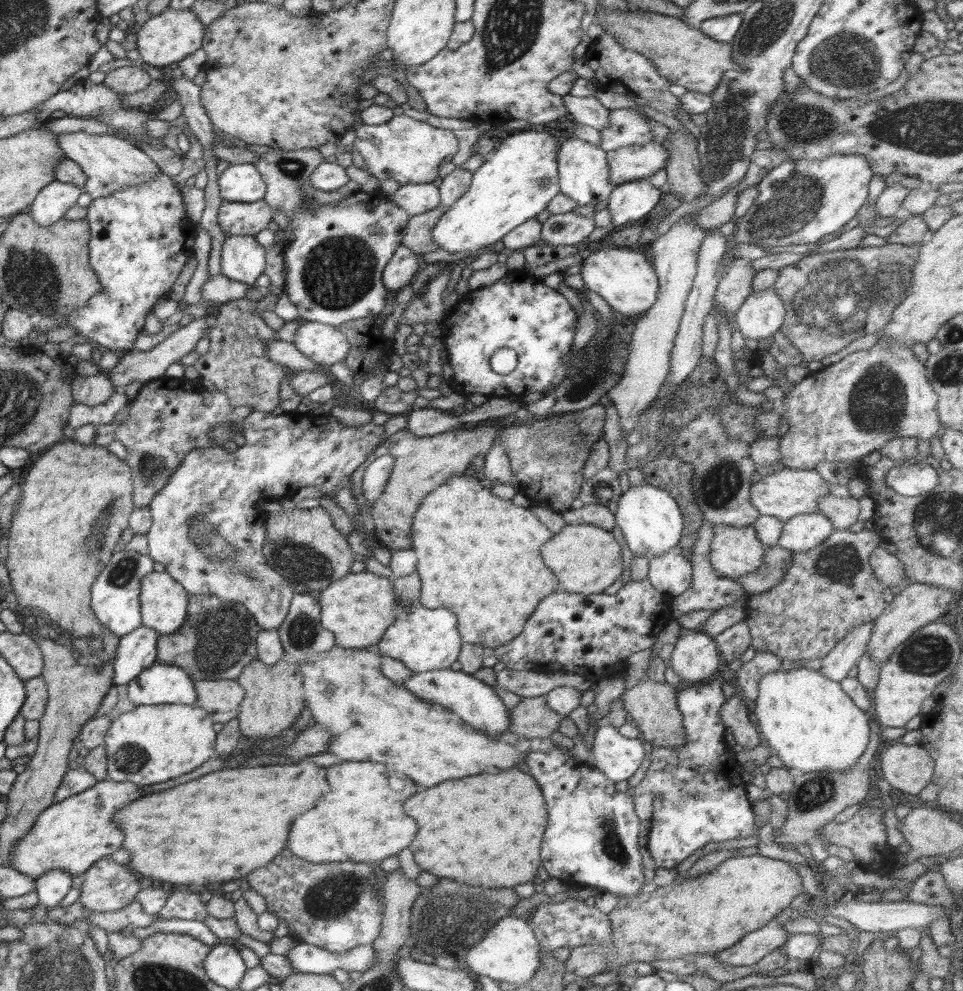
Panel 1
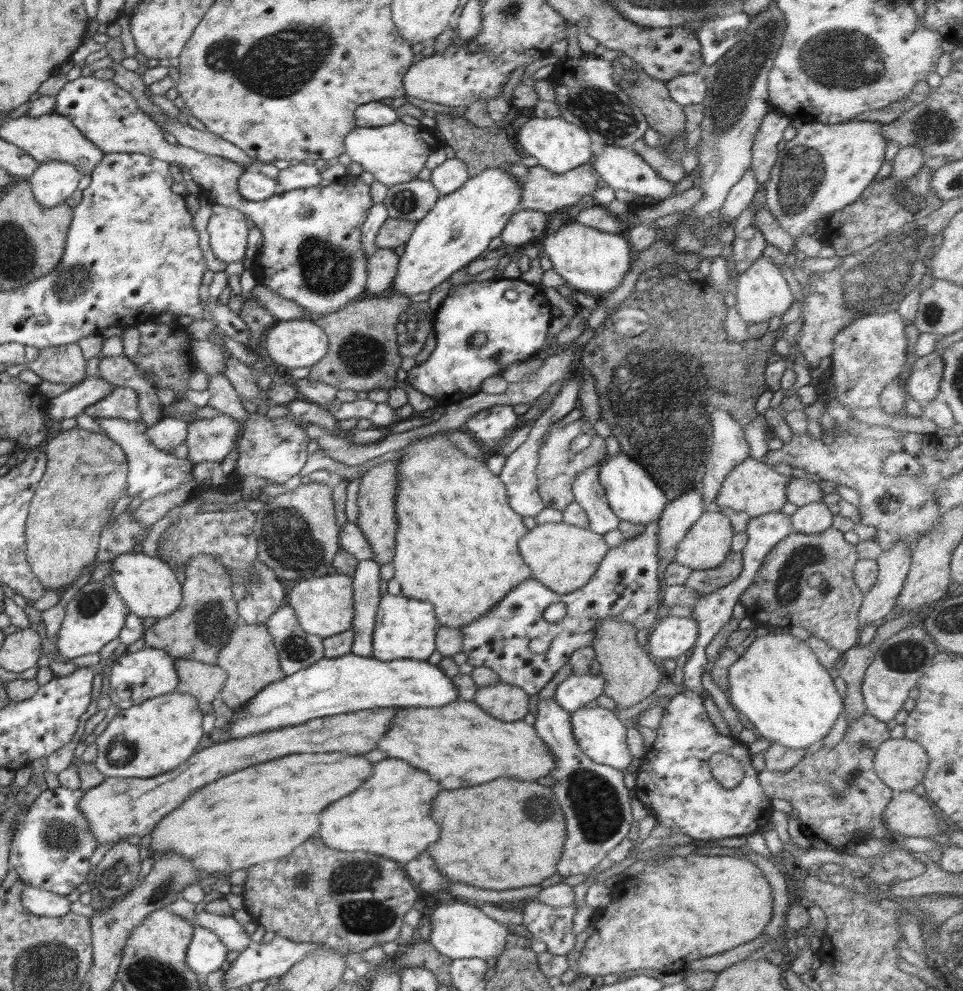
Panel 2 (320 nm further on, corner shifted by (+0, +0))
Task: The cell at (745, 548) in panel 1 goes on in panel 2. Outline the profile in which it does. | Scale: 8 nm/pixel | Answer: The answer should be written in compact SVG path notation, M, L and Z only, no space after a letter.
M719 510L704 511L678 544L674 561L692 571L720 567L732 552L734 534L730 520Z

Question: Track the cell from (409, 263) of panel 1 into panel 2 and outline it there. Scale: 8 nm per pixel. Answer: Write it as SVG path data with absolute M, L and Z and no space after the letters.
M377 248L367 260L368 278L366 279L366 290L370 294L381 293L390 288L394 280L395 272L398 270L400 257L391 248Z

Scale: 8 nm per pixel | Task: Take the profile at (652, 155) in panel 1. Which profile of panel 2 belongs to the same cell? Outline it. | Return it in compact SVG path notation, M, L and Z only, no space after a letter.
M593 158L586 164L577 166L569 172L554 173L543 166L536 165L526 167L518 163L505 163L504 171L512 173L518 181L522 181L522 194L520 199L520 209L530 209L543 213L554 214L556 211L565 210L577 204L582 197L590 196L595 192L600 175L592 166Z

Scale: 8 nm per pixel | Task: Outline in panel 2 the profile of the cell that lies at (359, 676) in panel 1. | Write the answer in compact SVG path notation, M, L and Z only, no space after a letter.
M455 700L441 707L399 707L389 728L390 732L378 741L378 748L390 758L406 760L414 768L430 772L446 790L484 784L500 776L532 782L548 776L555 763L549 746L536 734L534 726L524 720L498 720L472 701Z

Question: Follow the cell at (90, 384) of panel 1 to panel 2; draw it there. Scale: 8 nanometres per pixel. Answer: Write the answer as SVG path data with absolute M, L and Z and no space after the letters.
M74 343L41 348L36 360L25 363L43 380L74 386L85 377L86 361L81 348Z

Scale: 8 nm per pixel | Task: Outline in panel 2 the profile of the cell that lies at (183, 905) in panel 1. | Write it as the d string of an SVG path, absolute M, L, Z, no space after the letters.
M202 911L197 914L197 924L215 932L230 952L242 952L251 943L244 927L233 916L227 917Z

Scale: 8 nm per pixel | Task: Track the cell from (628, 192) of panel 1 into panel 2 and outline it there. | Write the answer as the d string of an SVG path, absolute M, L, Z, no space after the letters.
M618 145L604 147L599 153L594 154L591 163L596 173L614 191L624 190L639 196L650 196L654 202L661 201L674 193L675 184L662 180L651 166L630 148Z

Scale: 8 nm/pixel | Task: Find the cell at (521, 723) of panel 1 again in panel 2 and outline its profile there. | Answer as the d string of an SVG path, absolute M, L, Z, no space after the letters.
M498 681L496 684L479 686L473 696L476 703L490 716L503 721L517 721L529 713L530 694L514 685Z

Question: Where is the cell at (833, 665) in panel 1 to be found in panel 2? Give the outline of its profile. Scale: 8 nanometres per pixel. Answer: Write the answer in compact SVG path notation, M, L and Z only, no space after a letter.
M904 539L894 542L894 548L884 552L878 562L878 580L874 587L863 596L858 620L861 626L883 621L894 610L896 599L904 587L912 550L906 546Z

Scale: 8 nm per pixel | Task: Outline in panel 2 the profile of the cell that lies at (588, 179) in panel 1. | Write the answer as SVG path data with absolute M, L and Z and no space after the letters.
M530 118L524 121L517 133L519 146L524 148L524 153L534 156L538 165L554 173L564 173L578 168L577 166L590 161L594 152L591 149L591 138L586 129L574 126L562 118Z

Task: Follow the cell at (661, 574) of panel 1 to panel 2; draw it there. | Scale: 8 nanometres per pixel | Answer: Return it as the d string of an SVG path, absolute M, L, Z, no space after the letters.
M695 490L667 501L658 521L658 562L666 561L667 566L676 562L674 558L678 552L678 544L702 516L704 507L701 491Z

